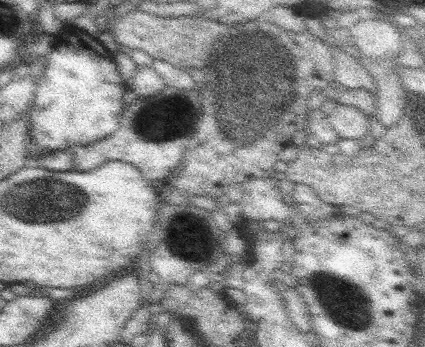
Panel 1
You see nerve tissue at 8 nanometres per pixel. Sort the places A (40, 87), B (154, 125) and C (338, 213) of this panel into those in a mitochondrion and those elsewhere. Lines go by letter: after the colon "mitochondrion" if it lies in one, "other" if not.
A: other
B: mitochondrion
C: other

